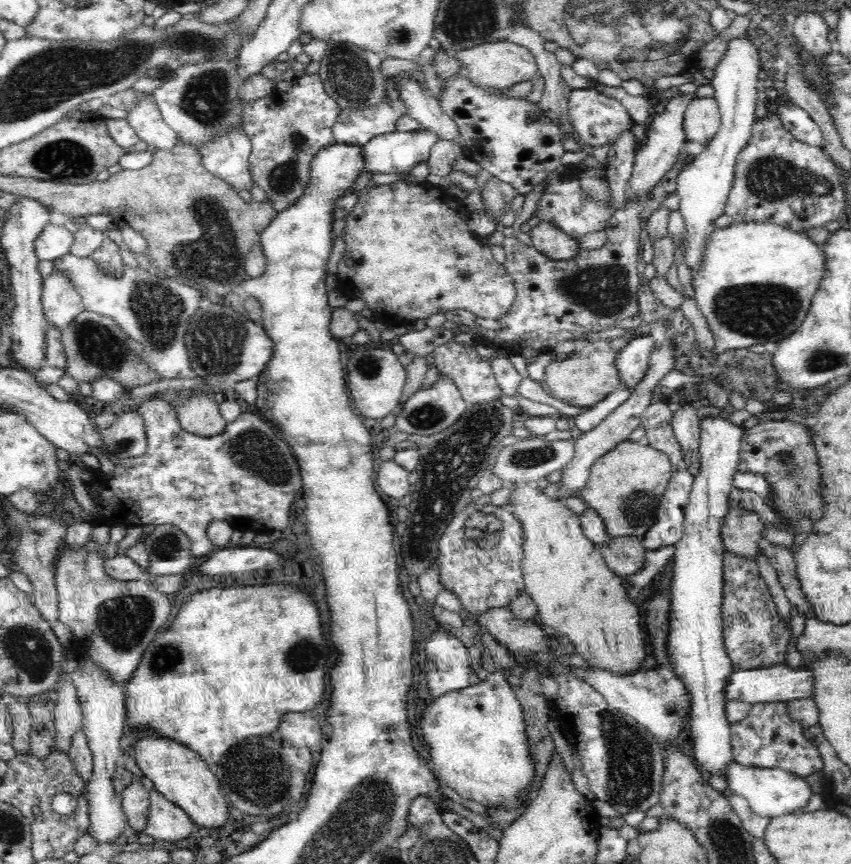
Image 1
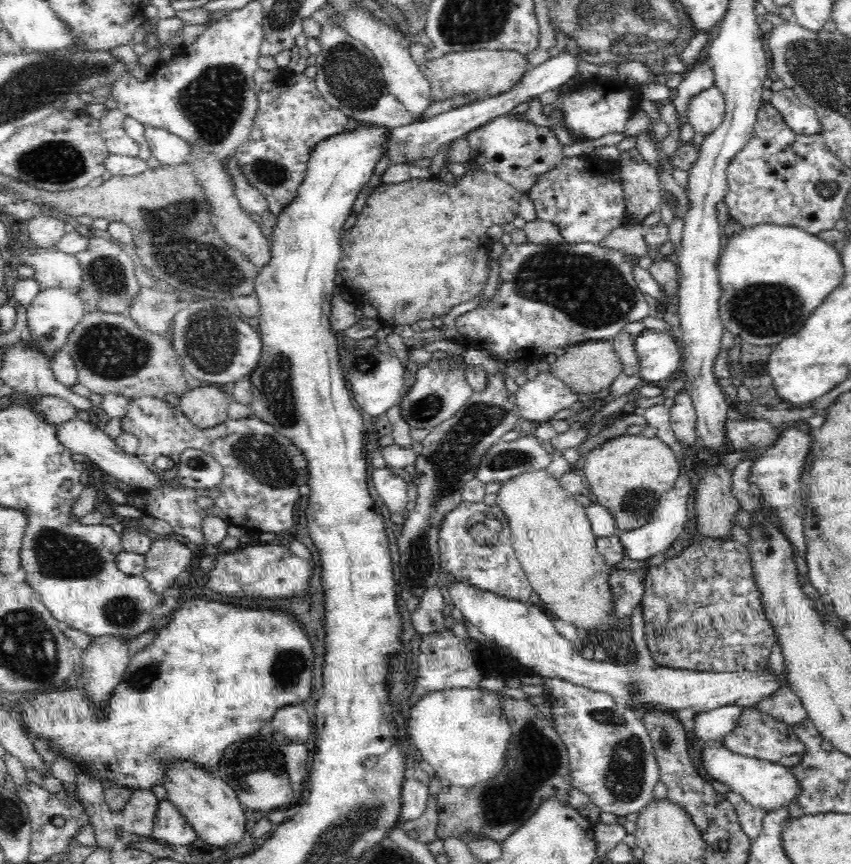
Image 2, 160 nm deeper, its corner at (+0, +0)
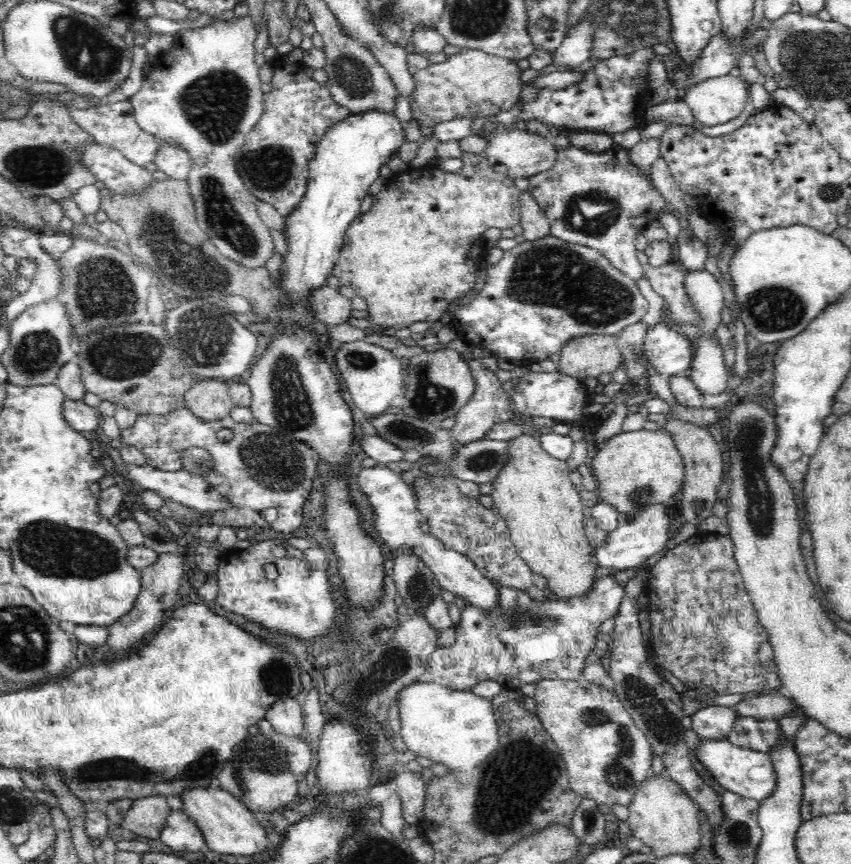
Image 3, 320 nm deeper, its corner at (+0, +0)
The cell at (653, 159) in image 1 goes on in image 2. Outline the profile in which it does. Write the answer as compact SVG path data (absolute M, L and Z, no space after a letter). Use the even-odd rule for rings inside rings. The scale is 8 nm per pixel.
M704 58L695 63L691 70L683 76L683 80L675 88L677 94L670 99L678 111L680 126L687 122L687 108L696 93L702 92L714 85L714 75L711 60Z

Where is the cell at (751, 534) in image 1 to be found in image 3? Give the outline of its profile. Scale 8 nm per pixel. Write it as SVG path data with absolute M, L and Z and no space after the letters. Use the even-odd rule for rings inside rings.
M645 414L645 416L648 420L656 422L660 430L672 437L684 459L685 478L681 488L682 512L686 522L698 526L708 516L714 515L714 503L718 500L716 491L724 480L724 460L719 443L704 427L692 422L684 422L674 414Z

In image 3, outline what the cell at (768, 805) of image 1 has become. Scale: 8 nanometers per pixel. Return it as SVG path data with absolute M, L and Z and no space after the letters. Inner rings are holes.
M727 739L701 740L697 746L697 757L714 780L726 791L743 798L757 800L759 803L769 799L777 791L778 776L770 756L751 749L734 747Z

